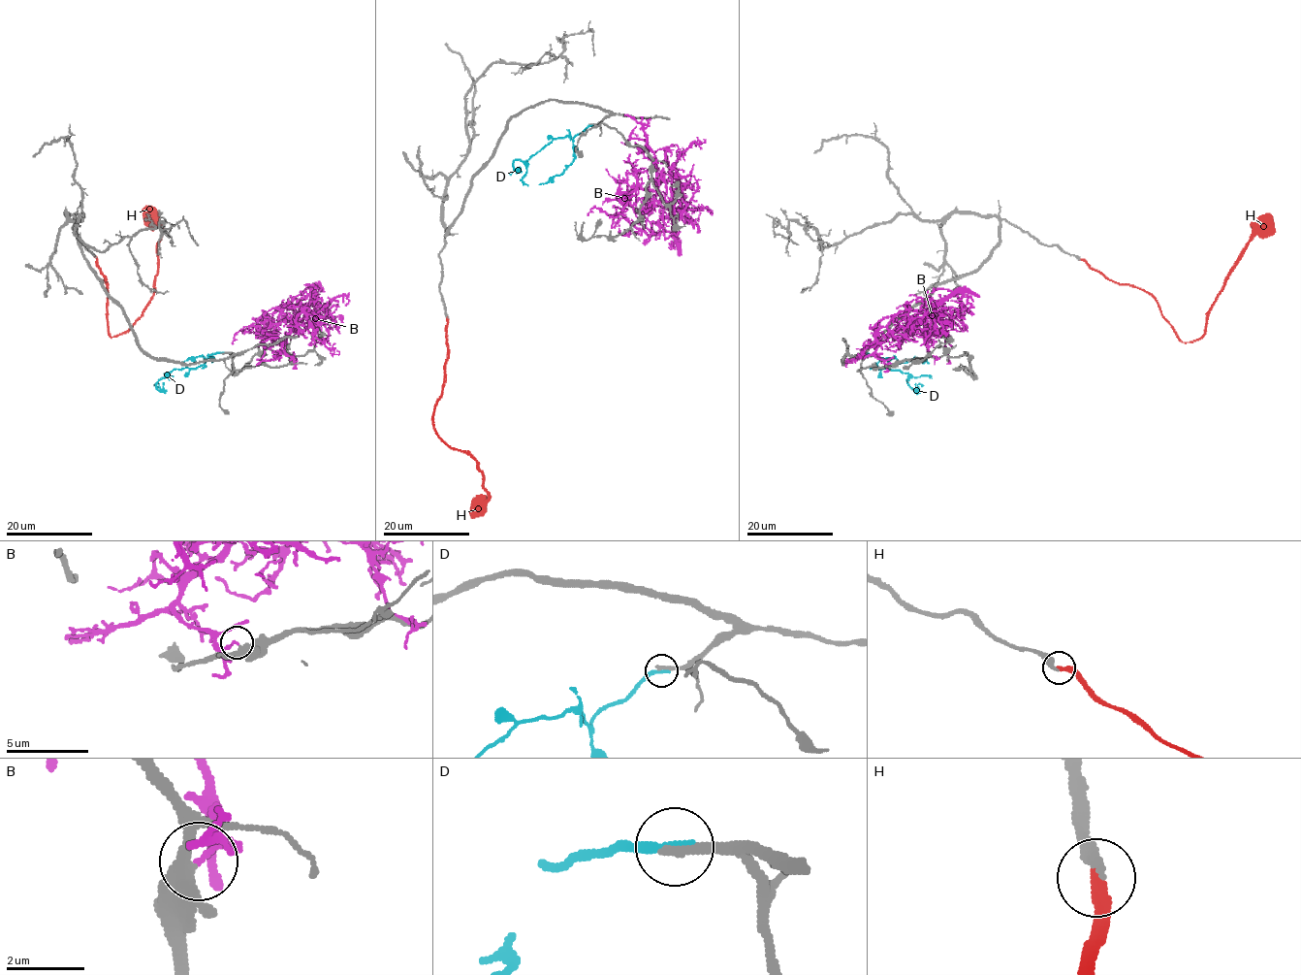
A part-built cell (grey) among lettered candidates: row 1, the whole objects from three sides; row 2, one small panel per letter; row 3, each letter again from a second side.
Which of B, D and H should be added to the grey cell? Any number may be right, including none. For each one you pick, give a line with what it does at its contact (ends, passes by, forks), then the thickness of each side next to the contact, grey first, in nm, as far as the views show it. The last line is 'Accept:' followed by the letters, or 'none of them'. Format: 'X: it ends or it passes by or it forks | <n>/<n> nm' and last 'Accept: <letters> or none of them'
H: it ends | 280/280 nm
Accept: H

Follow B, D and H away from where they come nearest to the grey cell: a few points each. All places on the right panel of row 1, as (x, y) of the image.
B: (890, 363), (875, 350), (925, 310), (902, 310), (861, 357), (858, 353)
D: (862, 354), (879, 358), (876, 366), (880, 369), (905, 373), (907, 384), (916, 391), (918, 384), (922, 386)
H: (1080, 260), (1111, 280), (1147, 291), (1182, 341), (1195, 341), (1204, 333), (1215, 300), (1241, 251), (1272, 216)

